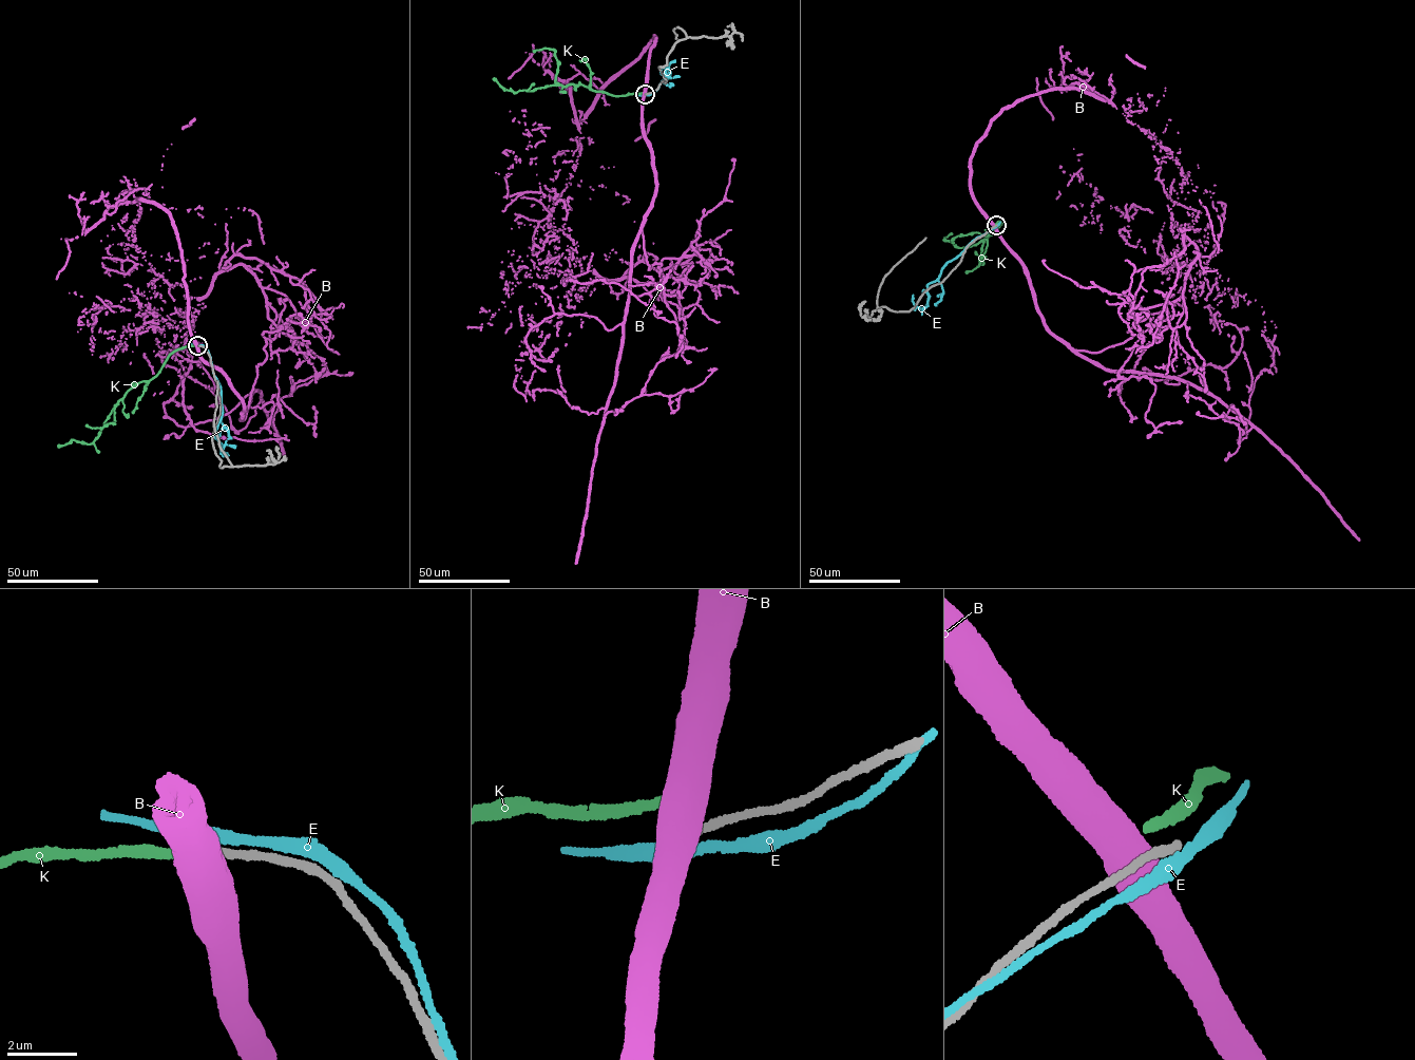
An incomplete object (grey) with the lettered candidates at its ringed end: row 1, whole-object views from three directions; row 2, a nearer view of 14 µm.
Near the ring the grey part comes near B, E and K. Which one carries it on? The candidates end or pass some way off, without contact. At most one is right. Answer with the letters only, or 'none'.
none

